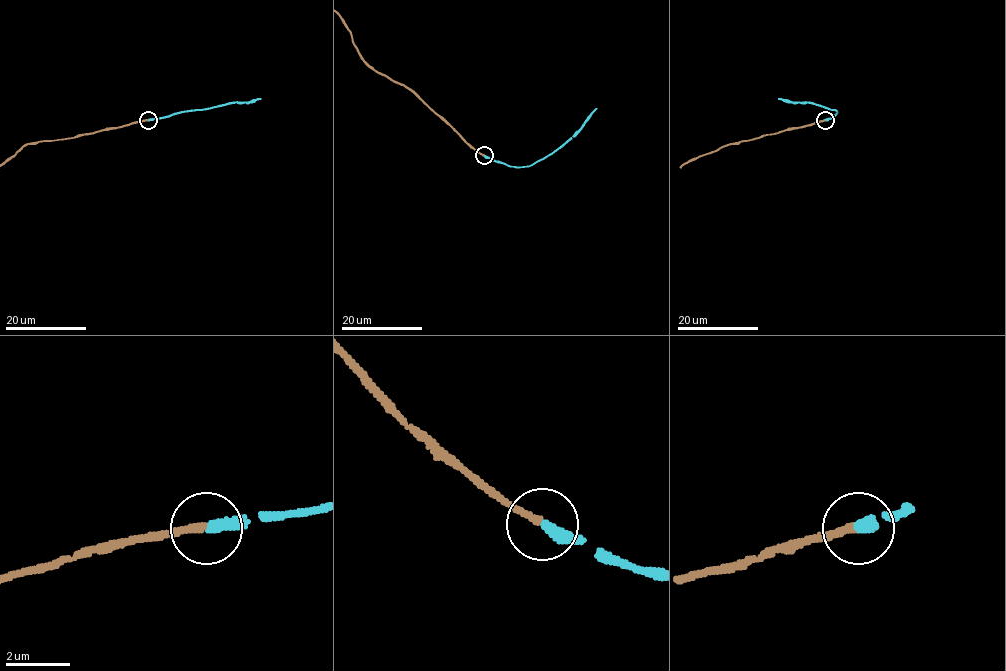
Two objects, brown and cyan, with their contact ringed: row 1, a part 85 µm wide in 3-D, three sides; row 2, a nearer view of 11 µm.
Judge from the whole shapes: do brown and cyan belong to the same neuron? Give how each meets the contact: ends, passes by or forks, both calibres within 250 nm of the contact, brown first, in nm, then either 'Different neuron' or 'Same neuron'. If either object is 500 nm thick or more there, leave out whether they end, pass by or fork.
At the ring brown ends. At the ring cyan ends. Thickness 240 nm (brown) against 340 nm. Same neuron

